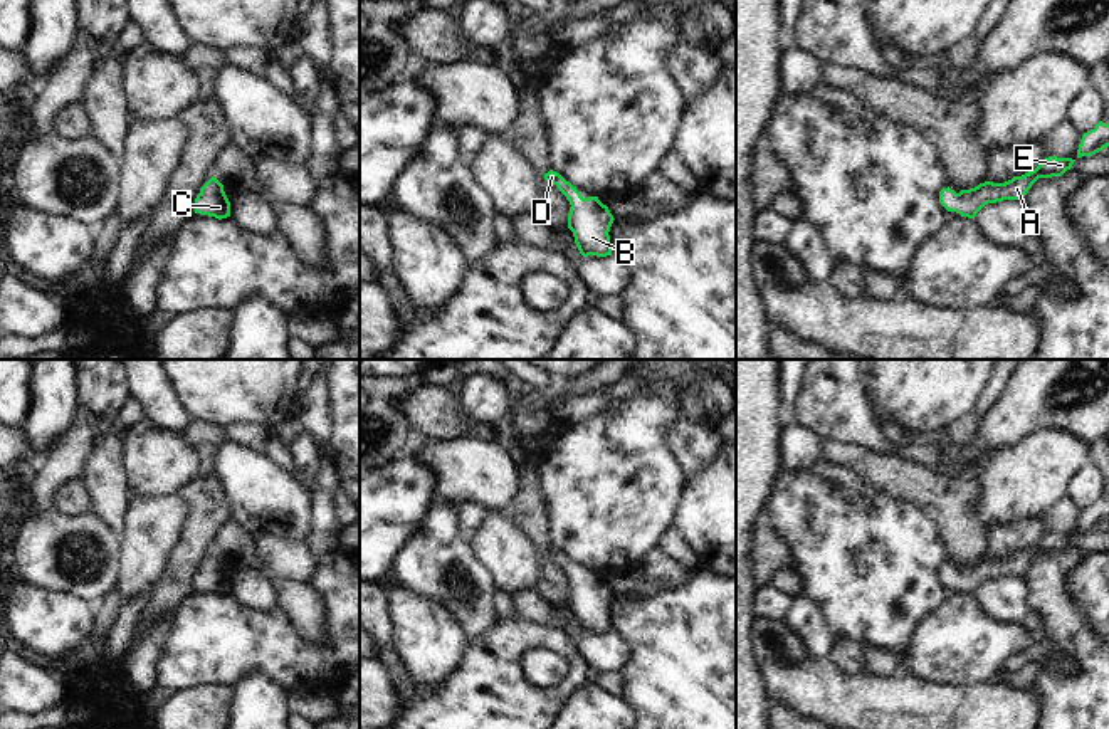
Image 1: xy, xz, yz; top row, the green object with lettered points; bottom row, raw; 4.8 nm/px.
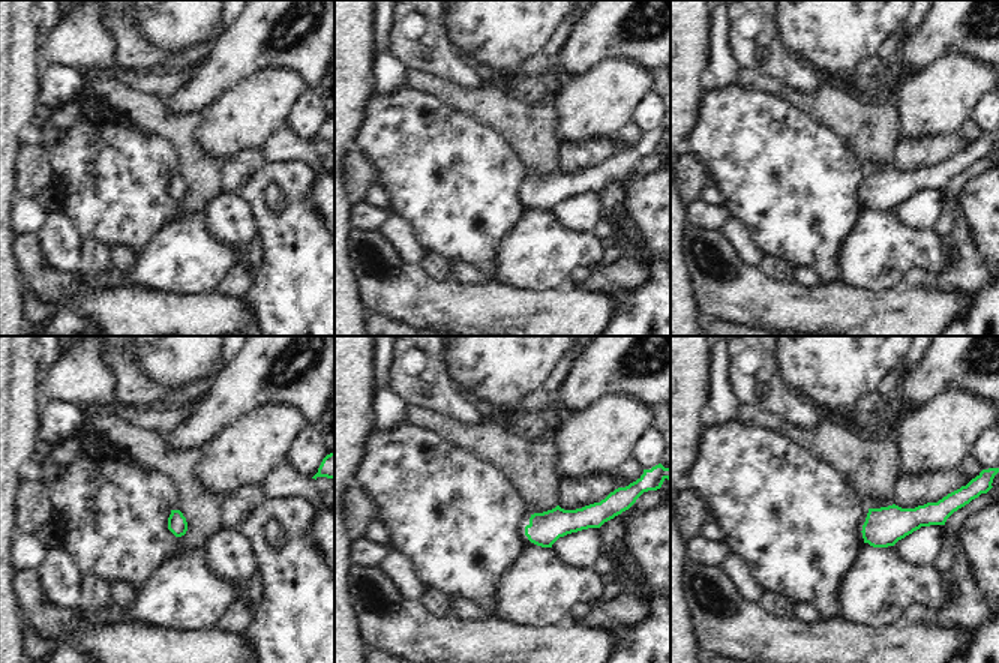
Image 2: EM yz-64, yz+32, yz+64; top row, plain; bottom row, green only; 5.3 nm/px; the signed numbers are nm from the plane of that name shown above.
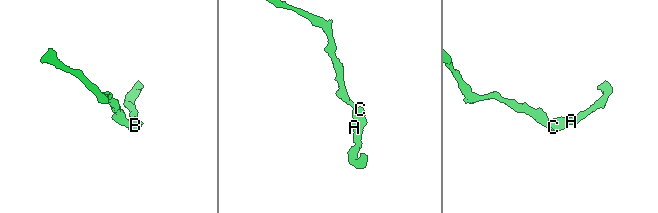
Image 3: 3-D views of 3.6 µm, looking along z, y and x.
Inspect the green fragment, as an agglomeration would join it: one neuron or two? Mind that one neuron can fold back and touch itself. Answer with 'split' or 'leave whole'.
leave whole

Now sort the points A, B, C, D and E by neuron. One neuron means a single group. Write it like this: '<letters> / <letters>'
A B C D E

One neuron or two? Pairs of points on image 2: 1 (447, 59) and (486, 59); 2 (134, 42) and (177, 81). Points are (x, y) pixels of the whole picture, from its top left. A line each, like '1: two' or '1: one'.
1: two
2: two

